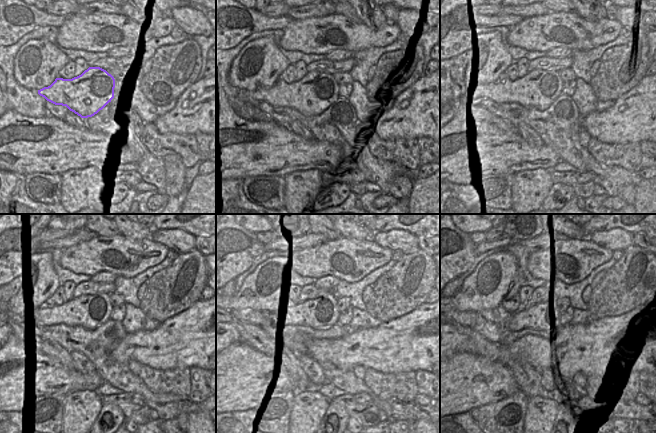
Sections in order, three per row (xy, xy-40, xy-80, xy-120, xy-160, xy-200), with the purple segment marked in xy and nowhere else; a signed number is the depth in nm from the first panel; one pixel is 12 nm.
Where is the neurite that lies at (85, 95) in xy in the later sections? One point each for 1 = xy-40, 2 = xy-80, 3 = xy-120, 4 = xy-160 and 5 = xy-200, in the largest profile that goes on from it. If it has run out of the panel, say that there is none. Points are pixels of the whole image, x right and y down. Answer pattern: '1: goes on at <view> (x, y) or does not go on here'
1: goes on at xy-40 (311, 94)
2: goes on at xy-80 (539, 88)
3: goes on at xy-120 (89, 311)
4: goes on at xy-160 (321, 311)
5: goes on at xy-200 (544, 312)

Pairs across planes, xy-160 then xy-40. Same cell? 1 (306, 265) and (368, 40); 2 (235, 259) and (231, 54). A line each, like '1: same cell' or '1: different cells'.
1: same cell
2: different cells

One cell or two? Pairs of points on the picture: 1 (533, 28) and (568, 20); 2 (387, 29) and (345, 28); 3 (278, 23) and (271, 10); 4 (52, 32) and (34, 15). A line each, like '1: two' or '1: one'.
1: one
2: one
3: two
4: two

